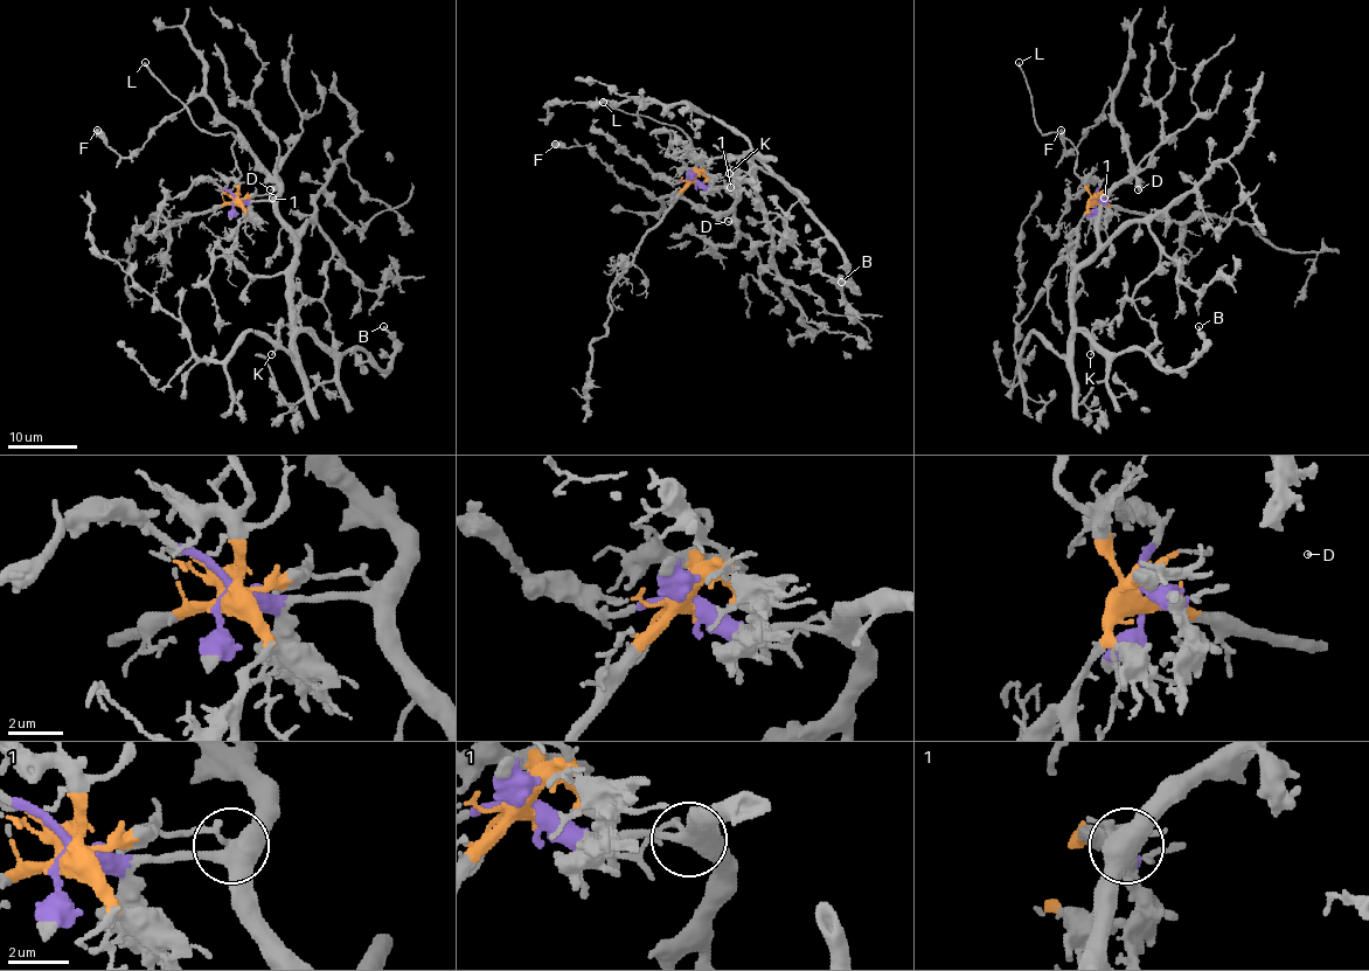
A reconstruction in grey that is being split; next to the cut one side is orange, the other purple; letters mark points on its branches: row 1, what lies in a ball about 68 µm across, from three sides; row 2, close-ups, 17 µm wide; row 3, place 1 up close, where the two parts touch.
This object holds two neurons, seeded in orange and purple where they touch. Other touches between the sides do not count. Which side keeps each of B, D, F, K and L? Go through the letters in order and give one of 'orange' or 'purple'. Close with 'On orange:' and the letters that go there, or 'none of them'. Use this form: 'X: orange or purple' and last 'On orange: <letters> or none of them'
B: purple
D: purple
F: purple
K: purple
L: orange
On orange: L

